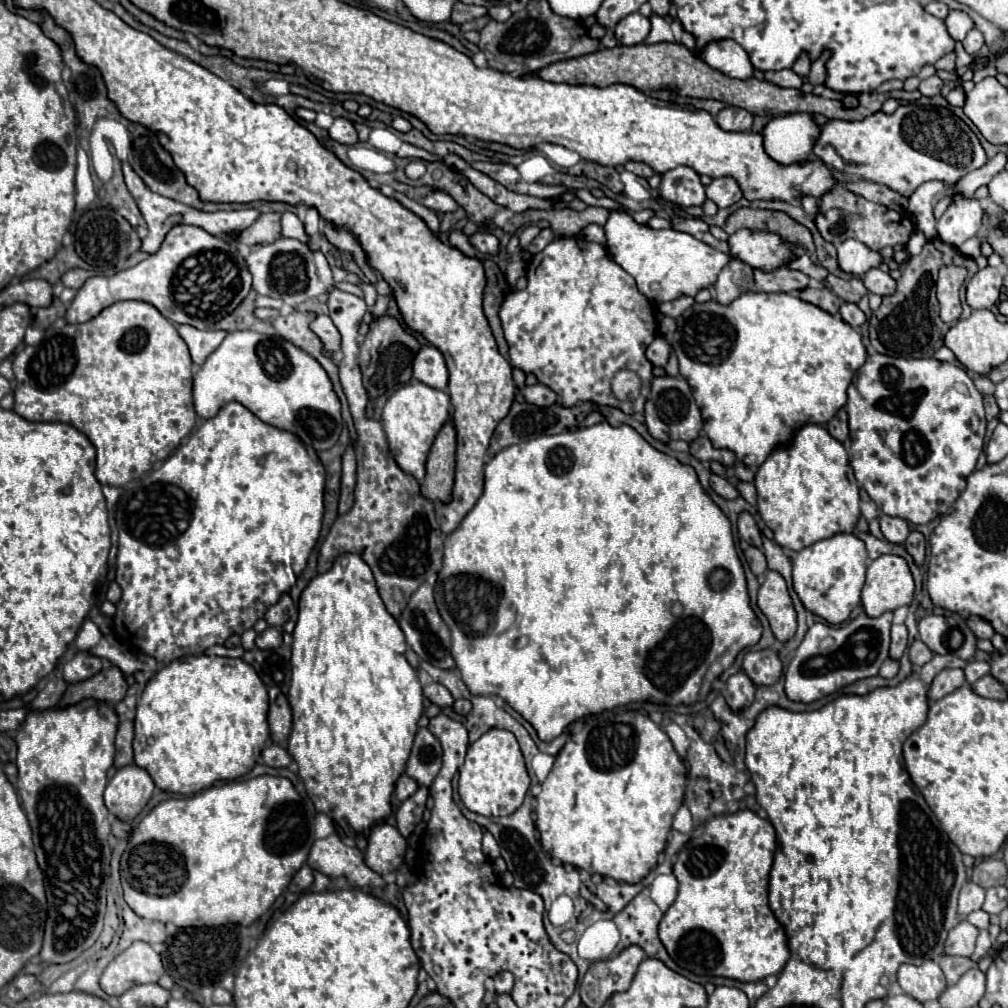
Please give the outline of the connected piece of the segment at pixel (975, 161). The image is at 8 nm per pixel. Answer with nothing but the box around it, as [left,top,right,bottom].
[813,102,987,198]

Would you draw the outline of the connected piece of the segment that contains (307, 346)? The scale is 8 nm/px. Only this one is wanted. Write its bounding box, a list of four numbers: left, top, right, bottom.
[271,310,357,442]

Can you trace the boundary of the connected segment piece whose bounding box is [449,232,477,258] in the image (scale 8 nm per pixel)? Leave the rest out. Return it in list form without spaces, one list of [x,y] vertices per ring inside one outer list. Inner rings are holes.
[[[451,232],[449,238],[451,238],[451,246],[457,248],[459,252],[463,252],[465,256],[471,256],[471,258],[477,256],[477,250],[469,244],[469,238],[463,232]]]

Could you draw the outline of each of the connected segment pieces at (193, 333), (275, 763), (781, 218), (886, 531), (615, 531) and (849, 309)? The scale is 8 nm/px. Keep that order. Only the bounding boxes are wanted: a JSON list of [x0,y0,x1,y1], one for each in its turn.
[[177,324,227,364],[261,744,293,768],[725,208,815,250],[881,514,909,544],[435,422,761,742],[841,302,867,328]]

